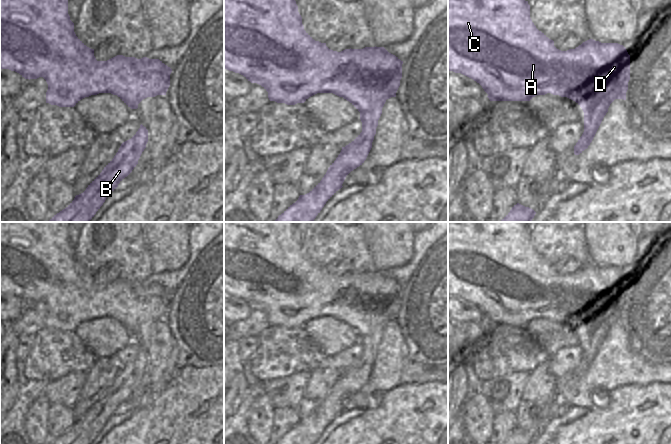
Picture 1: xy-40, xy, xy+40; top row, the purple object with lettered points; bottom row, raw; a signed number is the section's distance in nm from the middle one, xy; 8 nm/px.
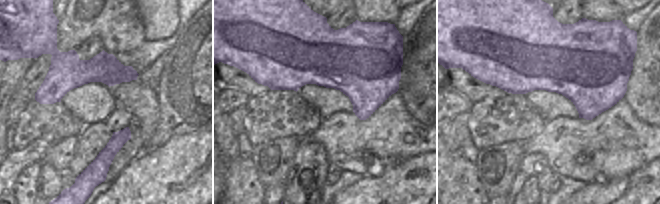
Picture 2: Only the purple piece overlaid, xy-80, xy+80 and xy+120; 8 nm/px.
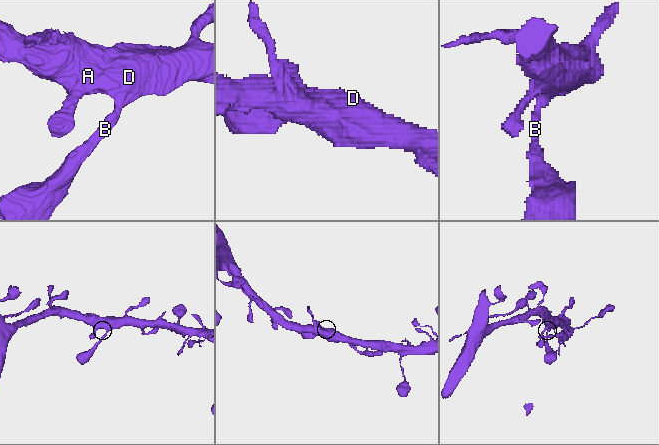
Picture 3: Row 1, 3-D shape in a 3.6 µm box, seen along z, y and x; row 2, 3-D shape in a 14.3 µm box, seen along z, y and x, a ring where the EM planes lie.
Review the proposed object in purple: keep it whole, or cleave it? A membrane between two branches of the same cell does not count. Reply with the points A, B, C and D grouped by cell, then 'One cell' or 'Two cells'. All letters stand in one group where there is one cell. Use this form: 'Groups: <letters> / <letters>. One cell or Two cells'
Groups: A B C D. One cell.

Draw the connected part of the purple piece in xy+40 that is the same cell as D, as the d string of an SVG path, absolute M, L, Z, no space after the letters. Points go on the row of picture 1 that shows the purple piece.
M448 0L448 71L461 73L477 83L488 94L490 101L530 101L537 95L551 93L561 97L567 97L575 101L584 112L584 132L576 145L574 154L579 155L588 148L592 142L604 116L608 112L610 104L615 99L626 100L628 82L630 80L630 55L626 48L618 43L601 43L593 39L583 42L575 49L561 51L554 46L554 41L539 31L530 18L530 5L525 0Z

